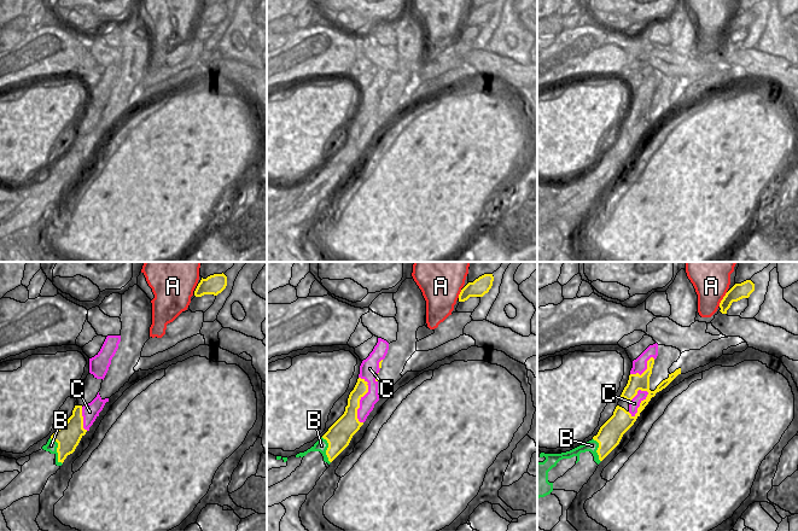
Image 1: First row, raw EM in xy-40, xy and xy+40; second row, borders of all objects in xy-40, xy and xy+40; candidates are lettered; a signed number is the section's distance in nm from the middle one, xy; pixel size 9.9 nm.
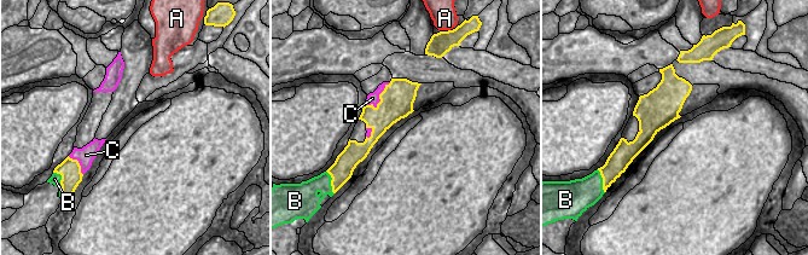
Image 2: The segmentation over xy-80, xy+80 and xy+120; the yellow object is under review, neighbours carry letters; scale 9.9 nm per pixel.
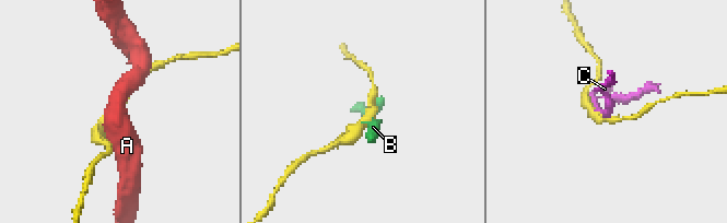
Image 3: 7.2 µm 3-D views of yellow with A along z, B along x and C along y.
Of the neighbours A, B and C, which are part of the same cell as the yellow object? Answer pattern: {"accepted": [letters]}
{"accepted": []}

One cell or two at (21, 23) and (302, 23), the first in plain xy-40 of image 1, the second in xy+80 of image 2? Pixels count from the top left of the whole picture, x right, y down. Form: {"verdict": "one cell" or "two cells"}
{"verdict": "two cells"}

